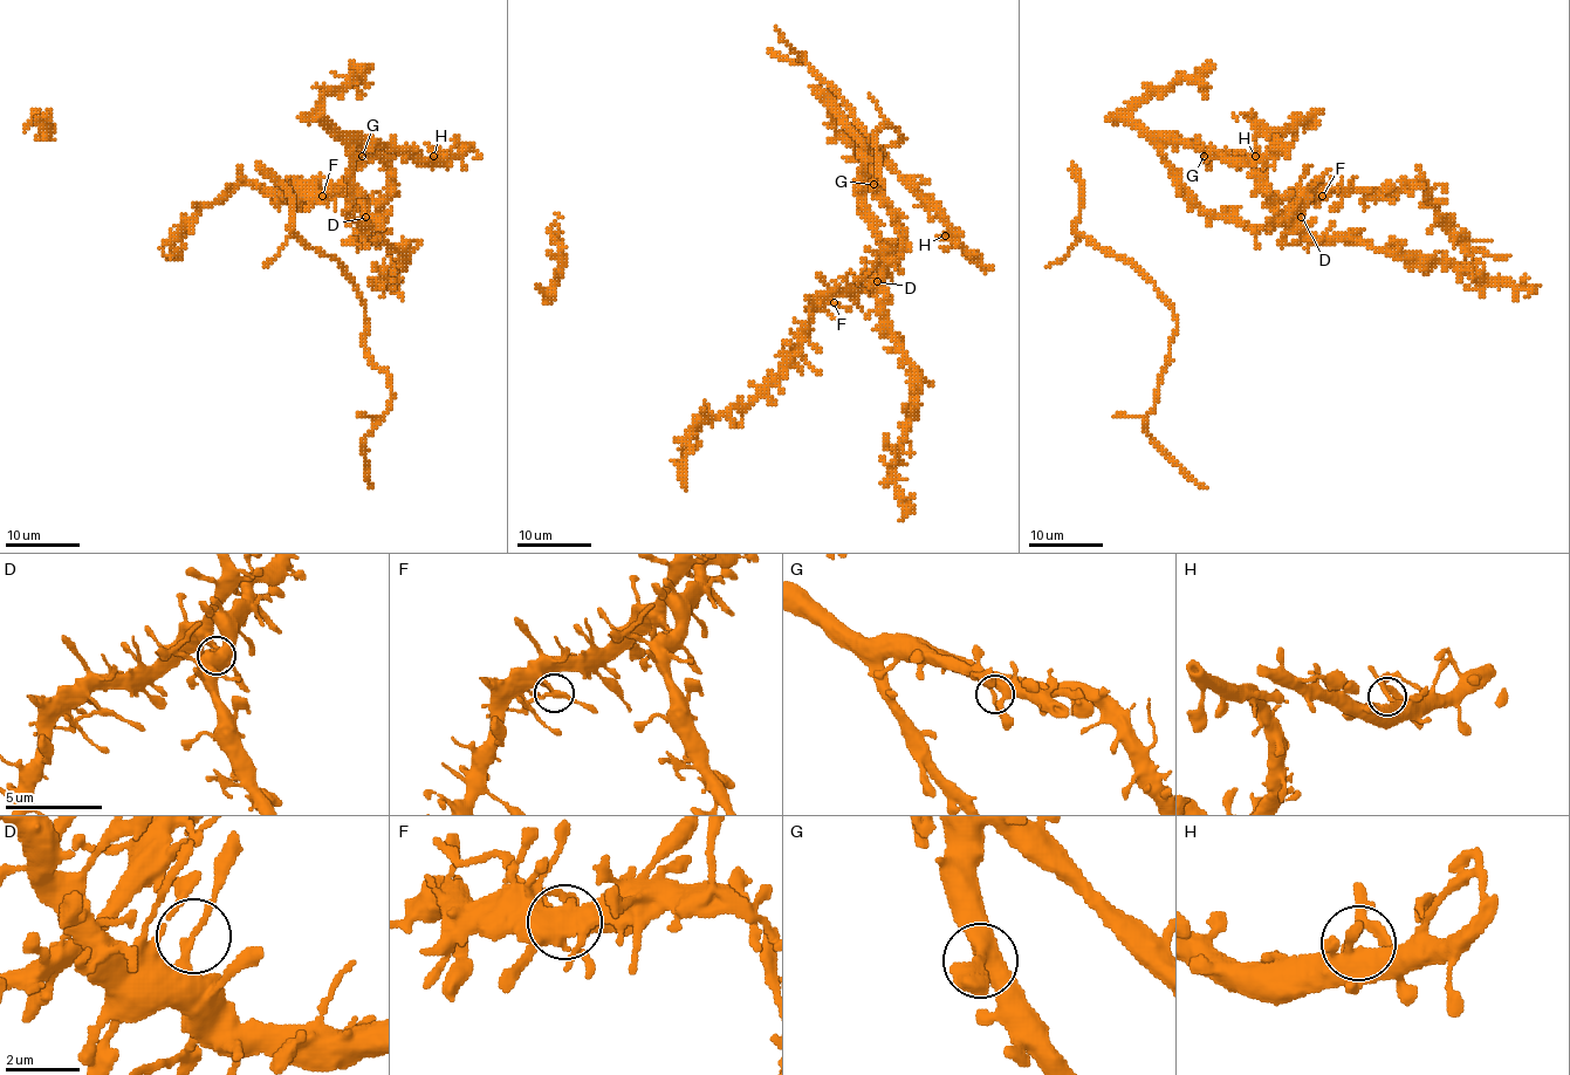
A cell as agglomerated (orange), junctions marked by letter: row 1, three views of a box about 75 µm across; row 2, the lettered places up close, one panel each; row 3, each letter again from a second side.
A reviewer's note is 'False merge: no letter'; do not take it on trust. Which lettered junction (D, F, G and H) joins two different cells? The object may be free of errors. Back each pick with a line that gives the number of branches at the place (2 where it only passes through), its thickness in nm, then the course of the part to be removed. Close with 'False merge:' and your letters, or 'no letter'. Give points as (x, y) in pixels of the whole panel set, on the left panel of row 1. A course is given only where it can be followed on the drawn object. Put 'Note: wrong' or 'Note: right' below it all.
F: Branches: 3. Thickness 190 nm. Course of the part to remove: (321, 194), (308, 182), (295, 178)
False merge: F
Note: wrong

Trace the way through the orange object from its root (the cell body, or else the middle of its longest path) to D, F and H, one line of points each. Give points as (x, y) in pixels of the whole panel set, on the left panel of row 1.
D: (349, 207), (364, 226), (374, 223), (365, 217)
F: (349, 207), (364, 226), (368, 225), (362, 207), (347, 193), (321, 193), (317, 197), (321, 194)
H: (349, 207), (349, 150), (356, 142), (392, 144), (422, 159), (437, 159), (433, 156)

